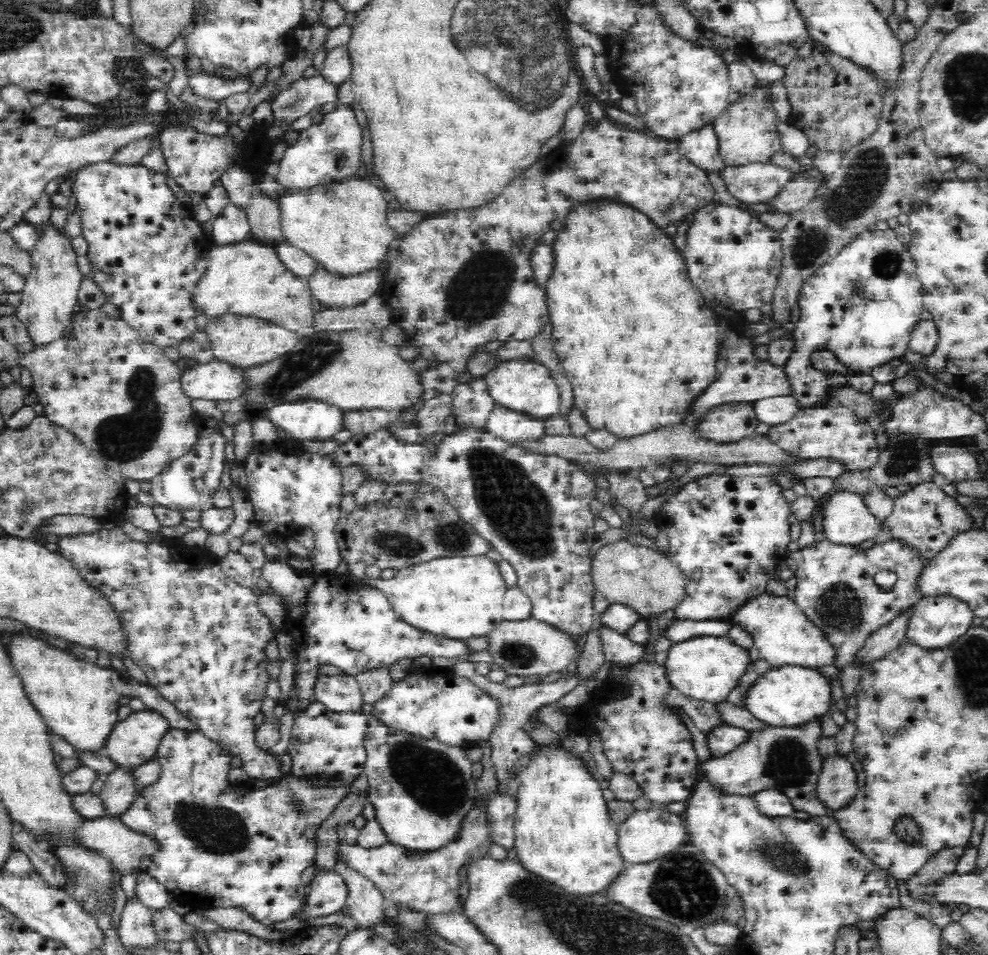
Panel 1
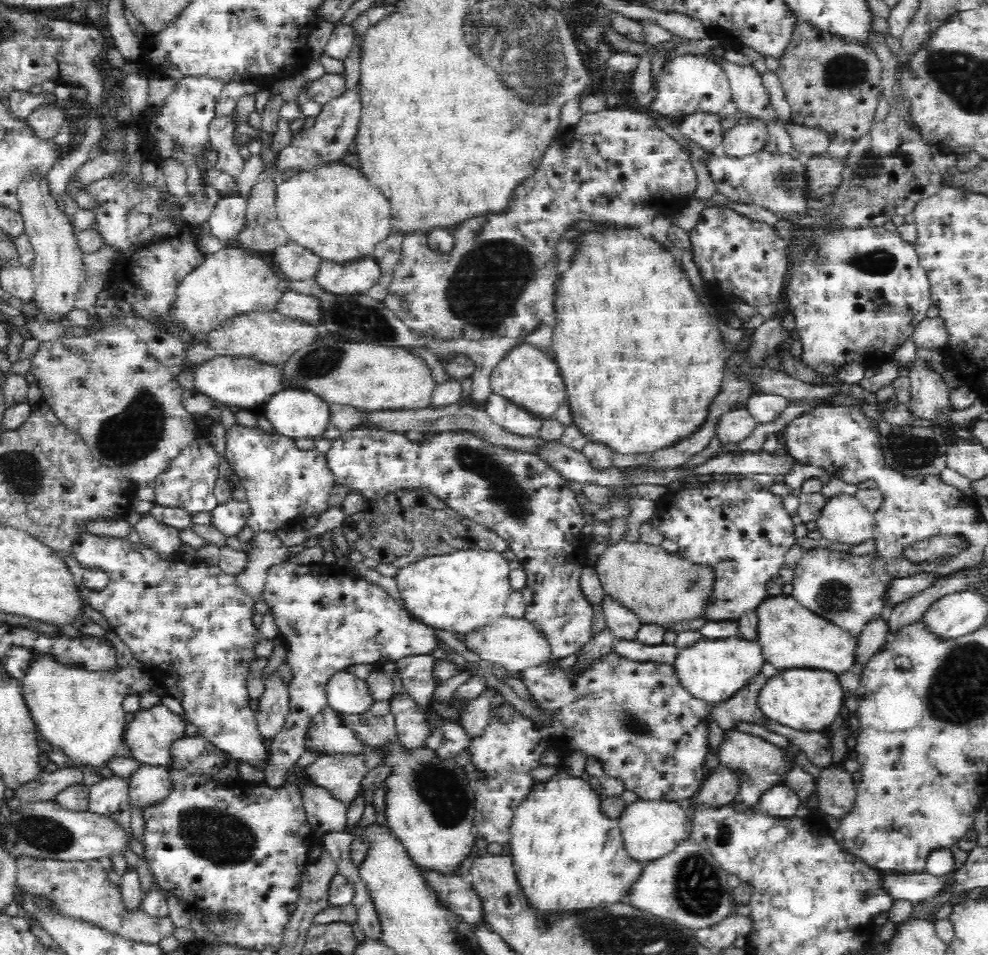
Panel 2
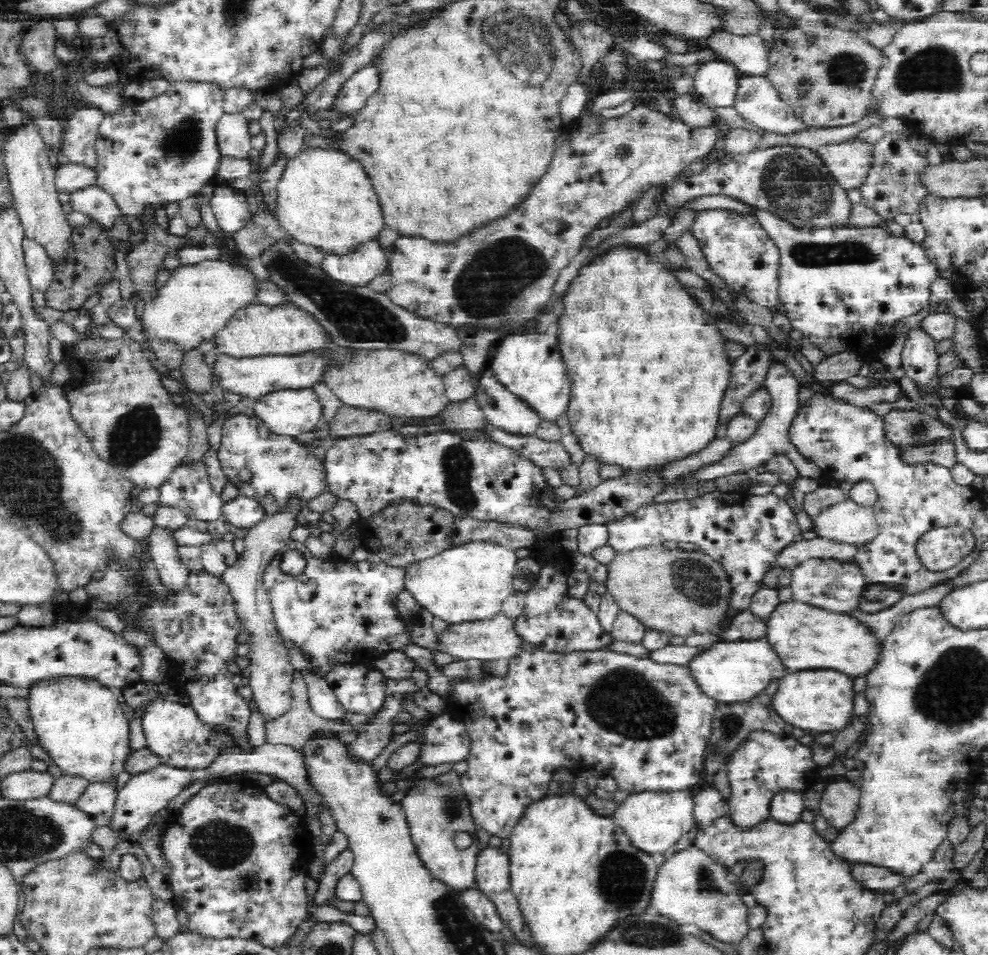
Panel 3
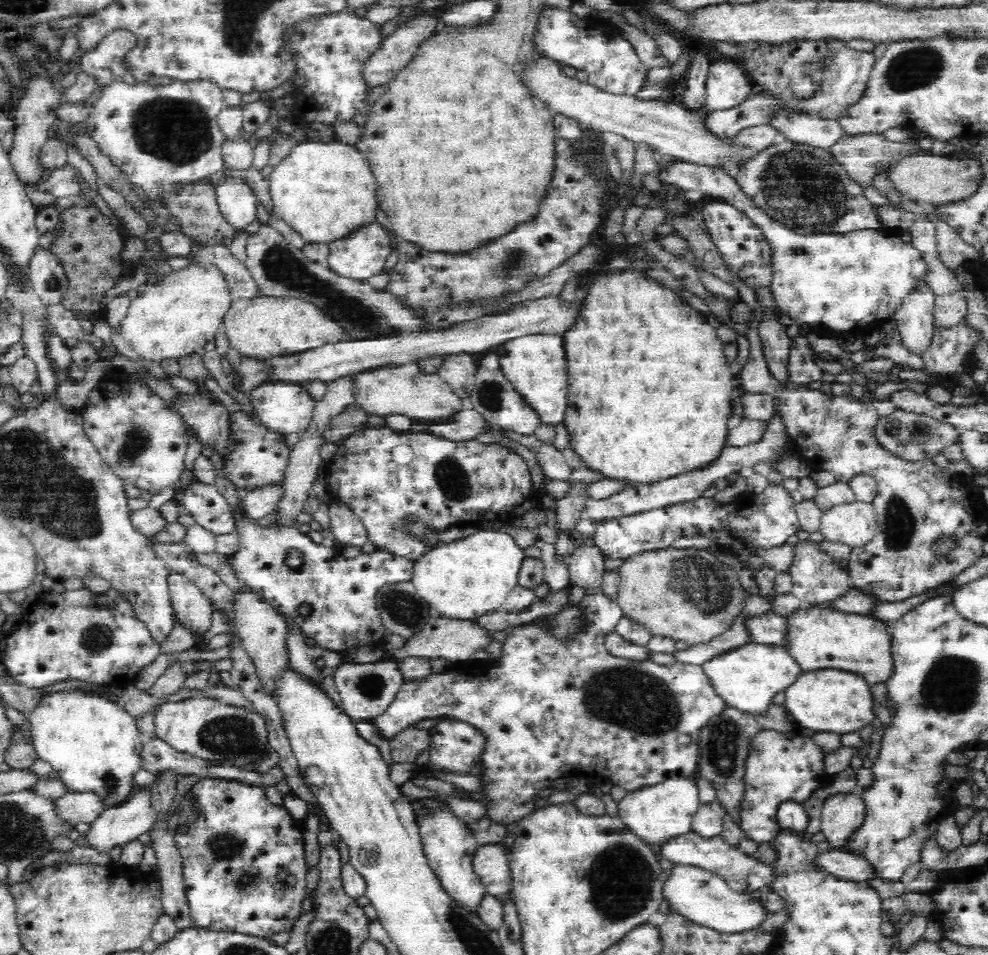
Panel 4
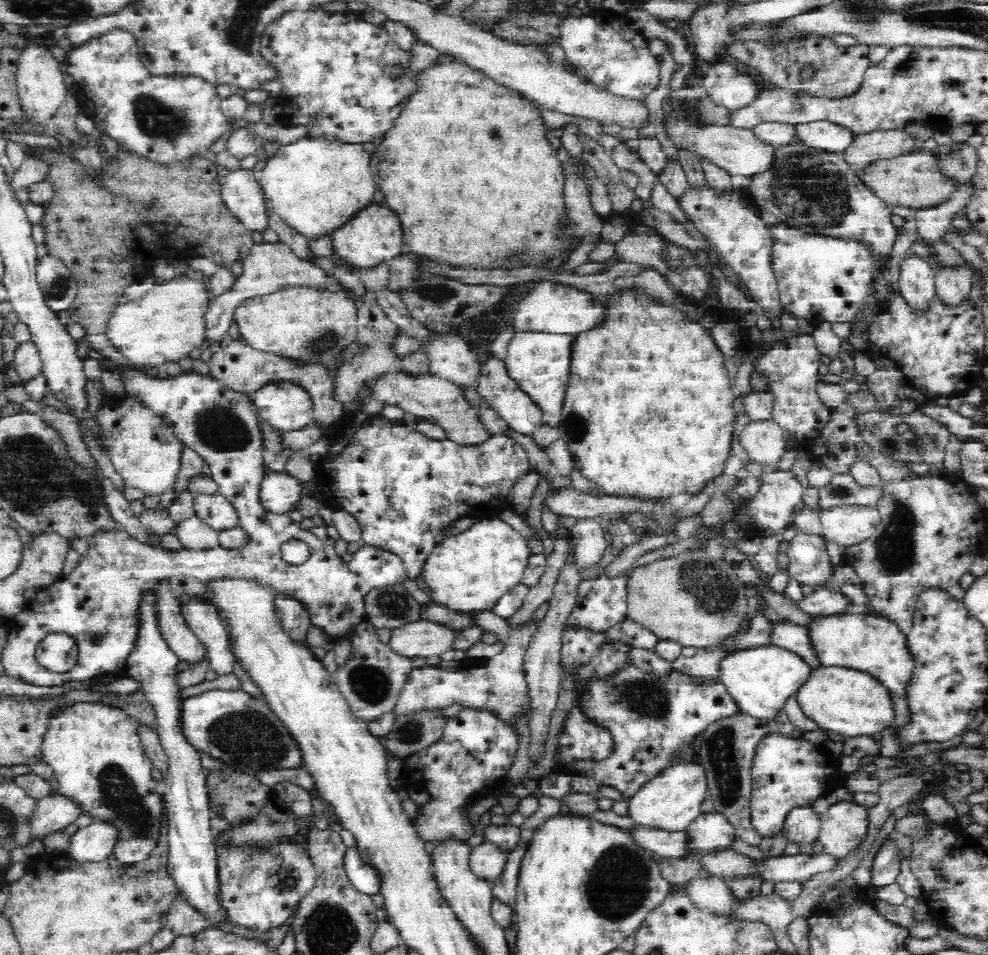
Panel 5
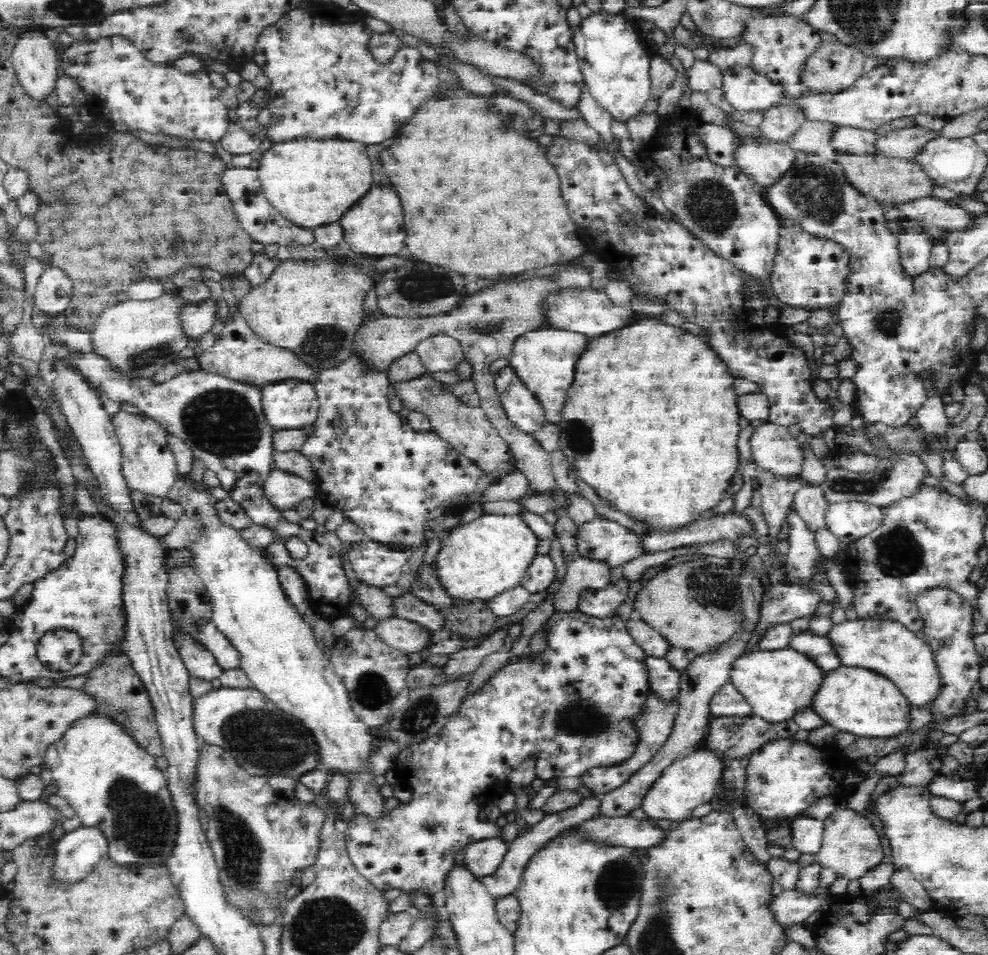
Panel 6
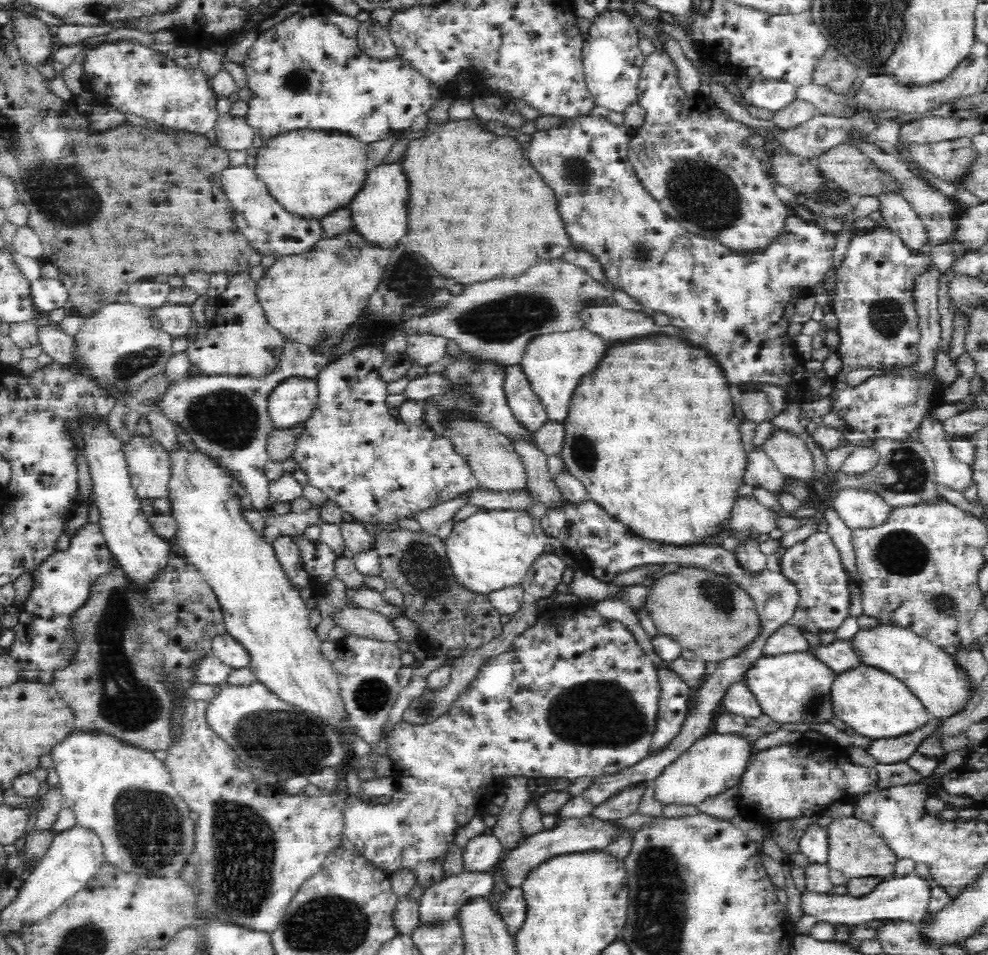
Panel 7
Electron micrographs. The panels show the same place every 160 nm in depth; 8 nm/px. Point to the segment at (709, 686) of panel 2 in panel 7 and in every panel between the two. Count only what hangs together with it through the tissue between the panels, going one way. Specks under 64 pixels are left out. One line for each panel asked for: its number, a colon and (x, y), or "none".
3: (735, 672)
4: (748, 677)
5: (761, 680)
6: (777, 684)
7: (796, 687)

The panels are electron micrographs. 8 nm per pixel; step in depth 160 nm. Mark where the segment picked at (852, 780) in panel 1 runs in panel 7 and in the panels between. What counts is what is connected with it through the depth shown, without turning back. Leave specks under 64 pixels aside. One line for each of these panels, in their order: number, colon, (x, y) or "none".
2: (836, 790)
3: (839, 802)
4: (842, 814)
5: (844, 825)
6: (850, 847)
7: (854, 848)

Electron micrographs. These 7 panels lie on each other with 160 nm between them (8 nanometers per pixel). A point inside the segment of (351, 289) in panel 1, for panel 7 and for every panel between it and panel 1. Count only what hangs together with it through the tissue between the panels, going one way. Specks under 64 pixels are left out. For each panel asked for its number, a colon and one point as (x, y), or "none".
2: (358, 276)
3: (366, 260)
4: (360, 255)
5: (374, 233)
6: (373, 226)
7: (380, 208)

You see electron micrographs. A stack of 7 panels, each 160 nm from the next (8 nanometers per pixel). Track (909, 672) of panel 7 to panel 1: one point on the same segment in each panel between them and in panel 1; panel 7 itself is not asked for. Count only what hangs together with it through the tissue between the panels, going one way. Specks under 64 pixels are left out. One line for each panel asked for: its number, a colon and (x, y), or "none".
1: (783, 634)
2: (792, 636)
3: (806, 637)
4: (819, 638)
5: (860, 641)
6: (889, 648)

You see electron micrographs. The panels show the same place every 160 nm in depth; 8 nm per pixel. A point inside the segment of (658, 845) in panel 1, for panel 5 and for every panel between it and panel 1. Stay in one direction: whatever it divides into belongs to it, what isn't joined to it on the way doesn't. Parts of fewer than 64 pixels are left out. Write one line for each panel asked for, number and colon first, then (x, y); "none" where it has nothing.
2: (650, 828)
3: (654, 821)
4: (655, 813)
5: (670, 801)

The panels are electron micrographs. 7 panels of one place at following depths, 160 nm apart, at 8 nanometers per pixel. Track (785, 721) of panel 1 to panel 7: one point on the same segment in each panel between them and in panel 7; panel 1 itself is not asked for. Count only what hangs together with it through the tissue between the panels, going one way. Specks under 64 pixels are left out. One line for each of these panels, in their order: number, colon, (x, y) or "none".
2: (809, 700)
3: (818, 701)
4: (830, 700)
5: (850, 702)
6: (847, 694)
7: (876, 704)

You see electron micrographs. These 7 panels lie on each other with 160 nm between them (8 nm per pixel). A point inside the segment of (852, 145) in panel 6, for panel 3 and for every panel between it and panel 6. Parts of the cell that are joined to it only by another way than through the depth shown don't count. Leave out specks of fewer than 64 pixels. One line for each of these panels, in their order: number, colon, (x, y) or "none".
3: (757, 101)
4: (802, 128)
5: (831, 137)

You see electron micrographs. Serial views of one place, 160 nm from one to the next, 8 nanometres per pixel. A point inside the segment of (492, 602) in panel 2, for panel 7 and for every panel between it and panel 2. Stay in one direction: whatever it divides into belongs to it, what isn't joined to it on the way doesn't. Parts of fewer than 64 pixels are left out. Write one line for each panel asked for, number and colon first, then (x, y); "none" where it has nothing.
3: (466, 583)
4: (472, 576)
5: (470, 571)
6: (490, 555)
7: (491, 550)

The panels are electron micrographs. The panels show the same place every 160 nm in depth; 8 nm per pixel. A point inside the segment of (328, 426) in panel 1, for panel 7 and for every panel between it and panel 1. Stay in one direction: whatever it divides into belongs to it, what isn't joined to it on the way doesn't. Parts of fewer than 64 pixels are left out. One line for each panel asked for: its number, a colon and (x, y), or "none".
2: (298, 413)
3: (288, 412)
4: (284, 407)
5: (286, 406)
6: (291, 404)
7: (291, 403)

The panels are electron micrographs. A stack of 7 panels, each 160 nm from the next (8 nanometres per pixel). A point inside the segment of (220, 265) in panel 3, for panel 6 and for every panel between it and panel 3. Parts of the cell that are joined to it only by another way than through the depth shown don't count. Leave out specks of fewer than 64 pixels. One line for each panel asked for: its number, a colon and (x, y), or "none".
4: (173, 318)
5: (166, 324)
6: (138, 338)

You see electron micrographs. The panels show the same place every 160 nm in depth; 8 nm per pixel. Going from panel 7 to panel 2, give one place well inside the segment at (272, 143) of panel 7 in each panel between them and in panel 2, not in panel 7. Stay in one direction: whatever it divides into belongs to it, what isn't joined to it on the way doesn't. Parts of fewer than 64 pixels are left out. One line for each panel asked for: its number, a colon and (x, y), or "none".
2: (330, 208)
3: (324, 199)
4: (324, 190)
5: (315, 185)
6: (312, 182)

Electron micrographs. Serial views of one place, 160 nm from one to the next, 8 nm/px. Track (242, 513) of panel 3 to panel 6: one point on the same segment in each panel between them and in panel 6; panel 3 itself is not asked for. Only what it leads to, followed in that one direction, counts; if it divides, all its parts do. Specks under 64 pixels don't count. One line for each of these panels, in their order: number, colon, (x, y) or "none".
4: (260, 502)
5: (279, 494)
6: (283, 490)

